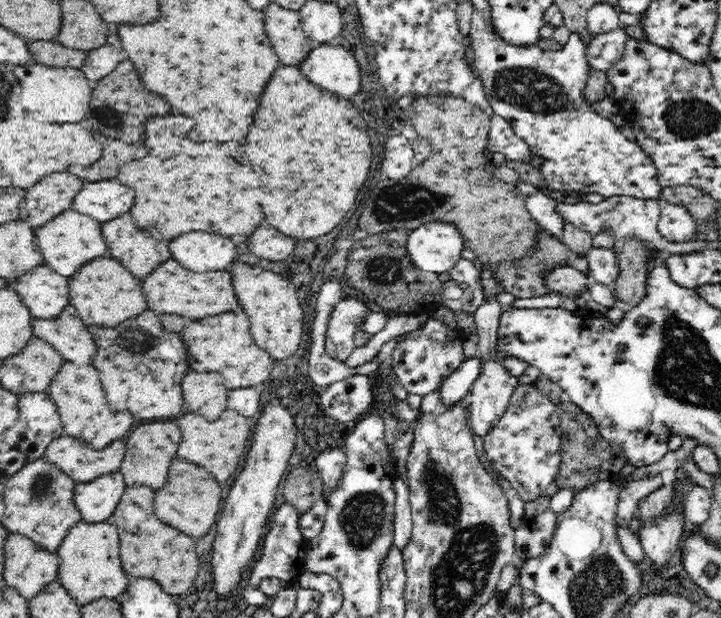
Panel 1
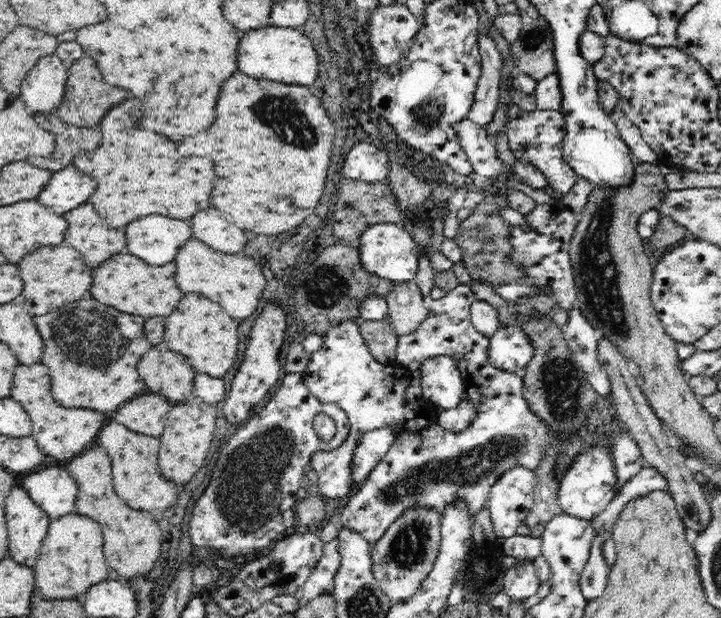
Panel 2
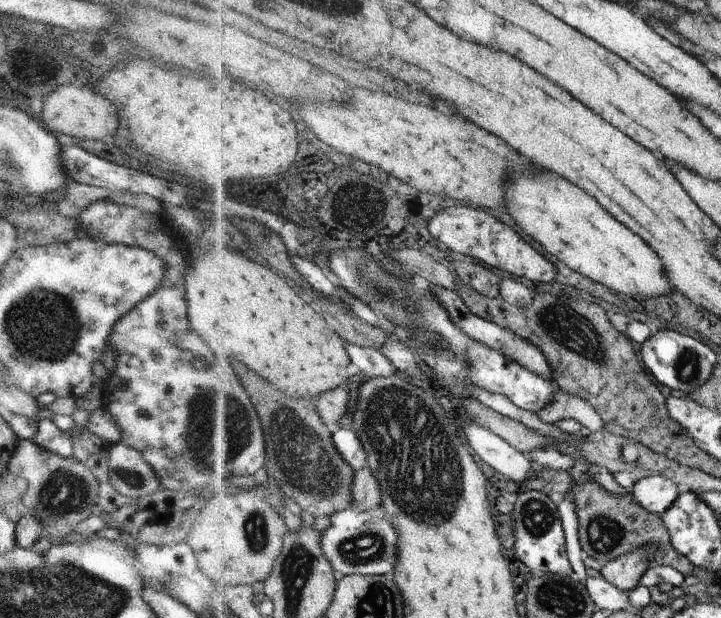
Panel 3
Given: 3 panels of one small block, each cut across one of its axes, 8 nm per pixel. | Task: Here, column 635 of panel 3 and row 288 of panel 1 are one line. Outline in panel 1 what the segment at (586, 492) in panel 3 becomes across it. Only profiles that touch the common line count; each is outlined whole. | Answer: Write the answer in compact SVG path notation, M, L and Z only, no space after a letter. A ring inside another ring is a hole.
M540 230L534 250L528 251L527 254L524 254L519 259L495 263L489 266L488 269L493 272L497 284L501 286L504 292L510 292L516 299L536 298L544 296L544 294L550 294L551 287L545 282L547 273L551 273L558 266L564 266L570 256L572 256L572 250L562 243L560 239L547 234L544 230Z

